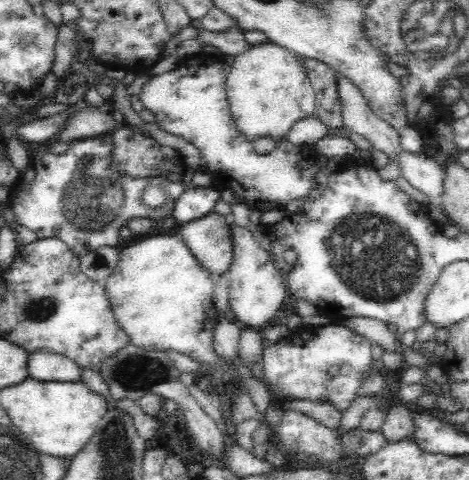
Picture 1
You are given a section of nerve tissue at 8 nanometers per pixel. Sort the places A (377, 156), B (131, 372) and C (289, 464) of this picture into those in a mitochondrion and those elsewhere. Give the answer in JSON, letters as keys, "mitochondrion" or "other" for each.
{"A":"other","B":"mitochondrion","C":"other"}

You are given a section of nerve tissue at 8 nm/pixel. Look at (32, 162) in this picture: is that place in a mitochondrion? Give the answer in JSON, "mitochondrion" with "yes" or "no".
{"mitochondrion":"no"}

